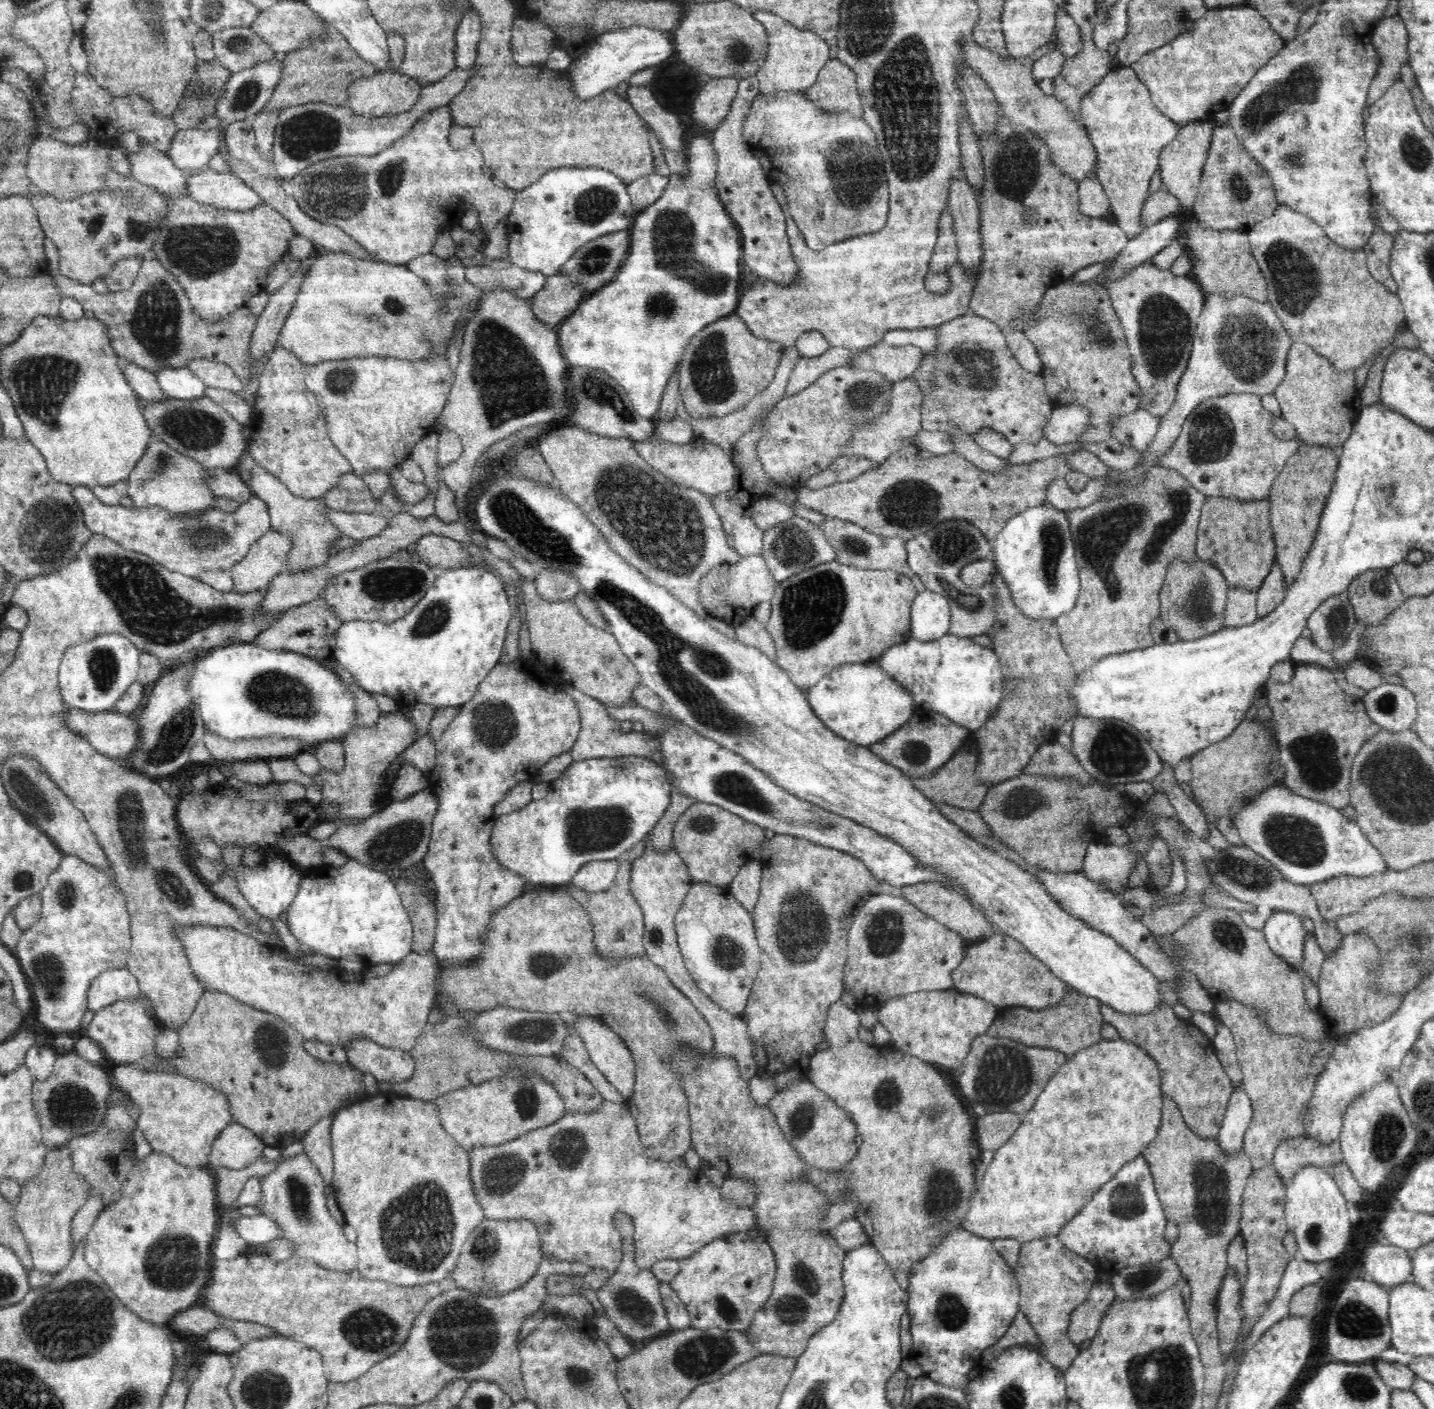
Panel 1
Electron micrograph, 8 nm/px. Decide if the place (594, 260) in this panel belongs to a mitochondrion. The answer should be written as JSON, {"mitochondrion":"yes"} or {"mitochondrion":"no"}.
{"mitochondrion":"yes"}

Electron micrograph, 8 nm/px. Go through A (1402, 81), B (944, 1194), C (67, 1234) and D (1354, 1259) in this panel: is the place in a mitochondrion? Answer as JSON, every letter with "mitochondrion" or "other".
{"A":"other","B":"mitochondrion","C":"other","D":"other"}

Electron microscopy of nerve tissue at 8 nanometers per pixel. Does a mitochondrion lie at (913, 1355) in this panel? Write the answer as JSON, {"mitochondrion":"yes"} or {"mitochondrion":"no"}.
{"mitochondrion":"no"}

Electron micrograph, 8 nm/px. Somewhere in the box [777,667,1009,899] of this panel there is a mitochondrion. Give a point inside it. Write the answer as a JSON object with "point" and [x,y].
{"point":[917,753]}

